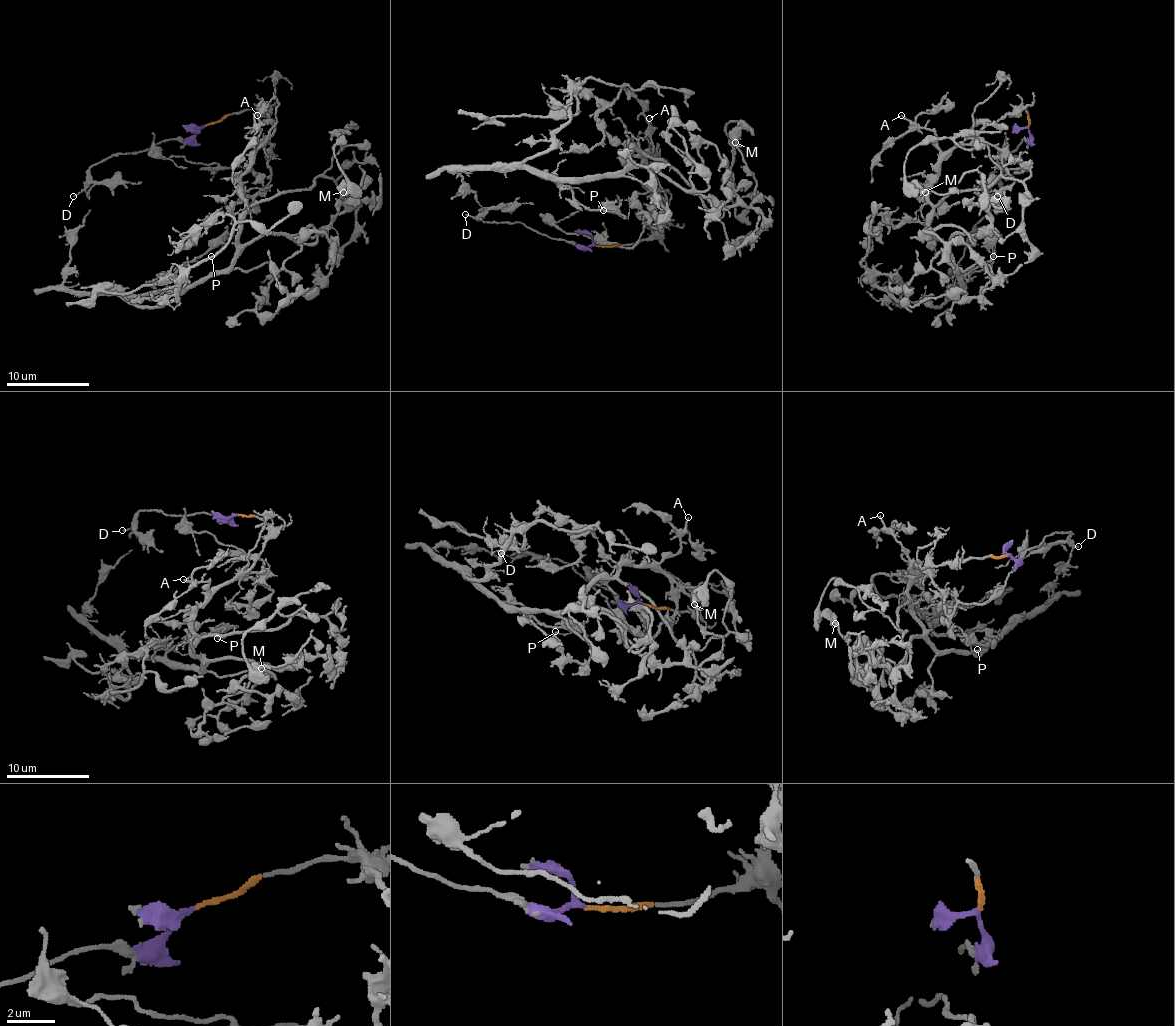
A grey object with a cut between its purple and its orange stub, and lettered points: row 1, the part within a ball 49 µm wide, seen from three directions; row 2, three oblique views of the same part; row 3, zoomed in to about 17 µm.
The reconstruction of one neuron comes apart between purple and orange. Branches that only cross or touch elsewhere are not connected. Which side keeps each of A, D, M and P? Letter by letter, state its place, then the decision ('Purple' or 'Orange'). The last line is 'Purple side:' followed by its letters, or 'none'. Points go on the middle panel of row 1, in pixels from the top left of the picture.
A: Place: (649, 118). Orange
D: Place: (465, 214). Purple
M: Place: (735, 142). Orange
P: Place: (603, 210). Orange
Purple side: D

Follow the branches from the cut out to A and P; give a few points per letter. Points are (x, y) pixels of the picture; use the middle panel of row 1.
A: (597, 246), (636, 244), (648, 239), (663, 215), (665, 192), (646, 163), (652, 149), (648, 118)
P: (597, 246), (648, 239), (663, 215), (665, 192), (638, 147), (611, 176), (559, 184), (613, 211), (603, 211)

